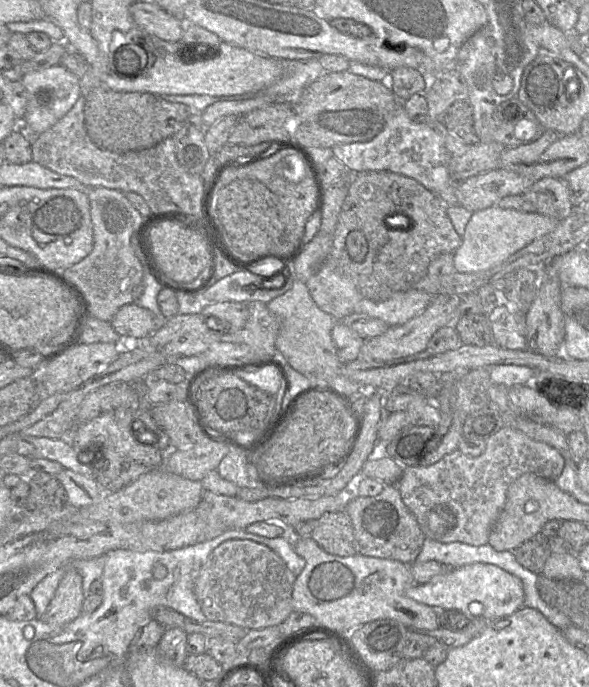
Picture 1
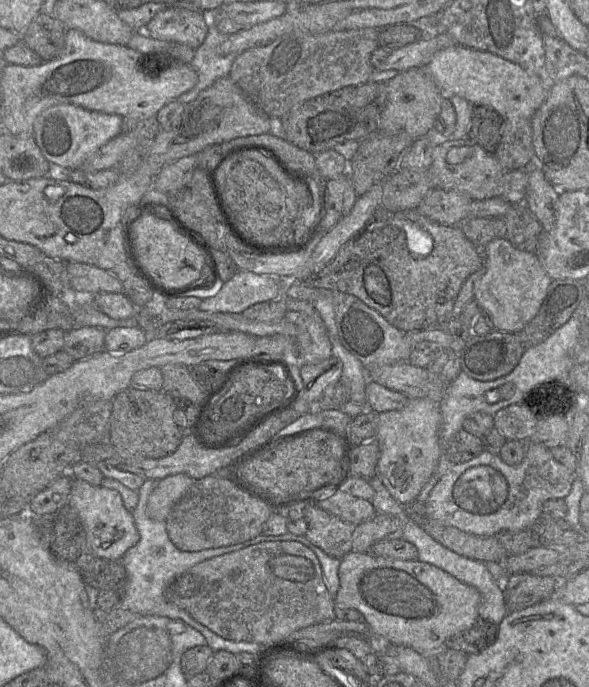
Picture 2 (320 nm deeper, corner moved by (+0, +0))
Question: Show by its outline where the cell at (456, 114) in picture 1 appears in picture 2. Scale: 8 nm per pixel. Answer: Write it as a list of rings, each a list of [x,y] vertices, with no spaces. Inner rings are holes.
[[[473,104],[468,138],[485,151],[495,154],[501,141],[504,118],[495,110]]]

